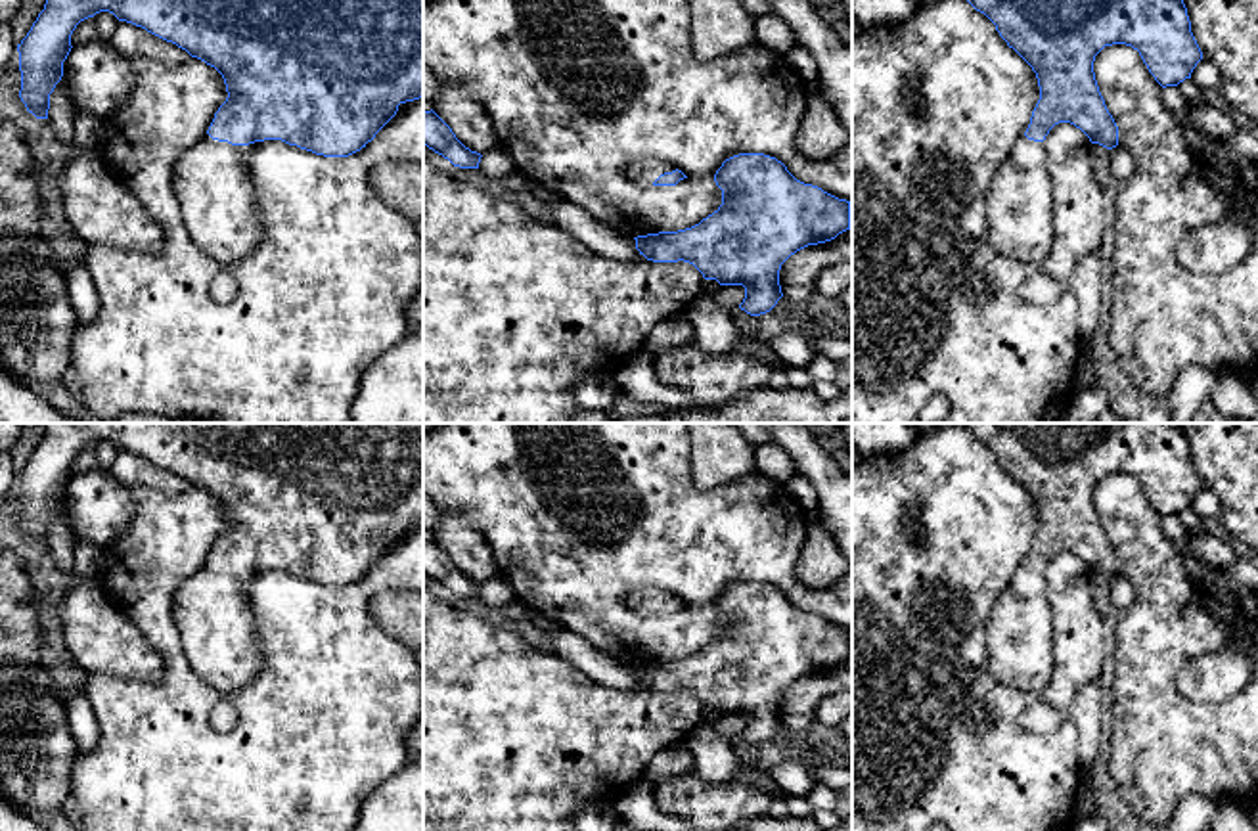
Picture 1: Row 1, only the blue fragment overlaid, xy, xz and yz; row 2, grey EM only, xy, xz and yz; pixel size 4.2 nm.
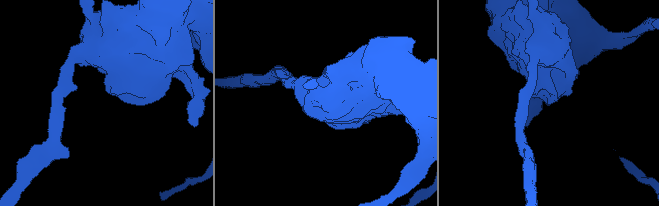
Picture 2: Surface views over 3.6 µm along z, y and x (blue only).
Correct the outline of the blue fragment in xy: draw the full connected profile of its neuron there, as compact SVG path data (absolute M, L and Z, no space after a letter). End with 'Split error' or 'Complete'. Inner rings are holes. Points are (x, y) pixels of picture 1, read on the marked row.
M46 0L17 44L19 98L36 119L48 119L50 94L63 77L73 31L100 11L176 44L224 79L228 98L207 136L184 151L174 167L174 193L186 230L203 253L220 262L247 257L262 237L257 190L245 167L255 142L281 140L316 155L348 157L375 138L400 103L423 98L423 0Z. Split error

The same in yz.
M967 0L984 13L1000 36L1036 73L1040 100L1026 132L1011 155L998 168L986 193L986 220L990 245L1011 260L1040 262L1053 245L1053 186L1044 140L1059 123L1080 128L1091 144L1107 149L1118 146L1118 126L1099 92L1093 61L1112 44L1126 44L1139 52L1155 80L1178 86L1191 79L1202 52L1191 33L1183 0Z. Split error

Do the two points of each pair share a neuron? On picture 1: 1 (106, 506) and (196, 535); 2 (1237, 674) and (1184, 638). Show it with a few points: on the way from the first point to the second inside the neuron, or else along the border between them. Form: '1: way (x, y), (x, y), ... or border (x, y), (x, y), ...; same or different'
1: border (127, 485), (133, 496), (134, 517), (106, 548); different
2: border (1235, 623), (1222, 648), (1182, 669), (1180, 692); different

